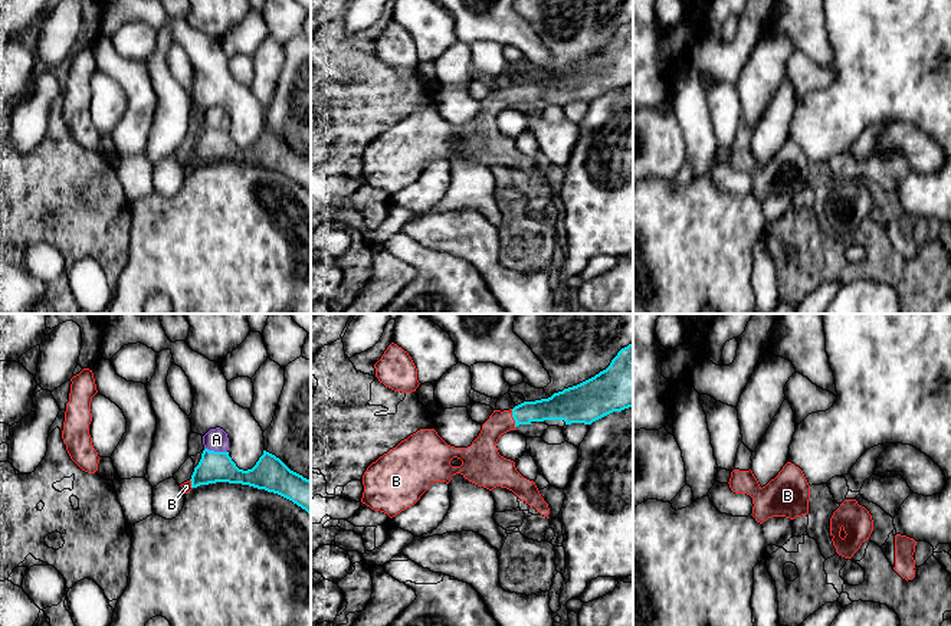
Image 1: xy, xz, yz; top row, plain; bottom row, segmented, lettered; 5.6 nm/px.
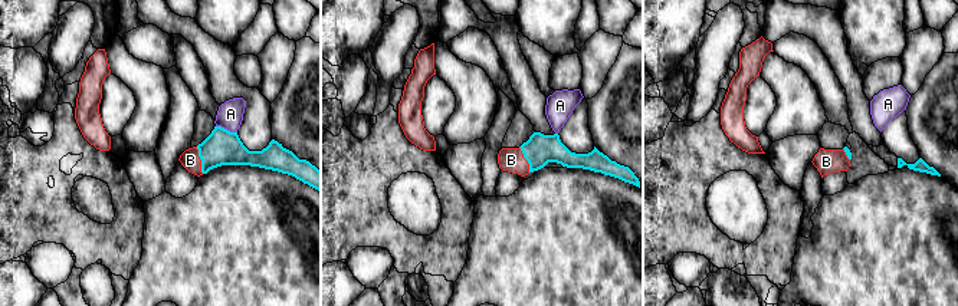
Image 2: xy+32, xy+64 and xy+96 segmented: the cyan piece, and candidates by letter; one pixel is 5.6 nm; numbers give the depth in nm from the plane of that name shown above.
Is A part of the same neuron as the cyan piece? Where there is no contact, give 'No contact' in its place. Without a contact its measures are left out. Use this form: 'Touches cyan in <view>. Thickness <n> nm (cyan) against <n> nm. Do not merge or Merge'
Touches cyan in xy. Thickness 180 nm (cyan) against 130 nm. Do not merge

